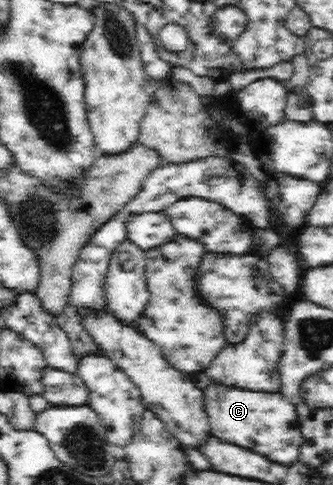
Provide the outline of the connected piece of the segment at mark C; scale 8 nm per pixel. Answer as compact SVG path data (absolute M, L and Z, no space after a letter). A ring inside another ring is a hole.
M210 384L206 388L206 412L210 418L210 430L216 438L228 444L238 444L242 448L248 448L252 452L260 452L266 458L292 466L300 458L300 448L304 446L304 432L300 424L298 410L292 402L284 400L282 394L264 394L264 392L252 392L252 390L230 390L224 386Z

